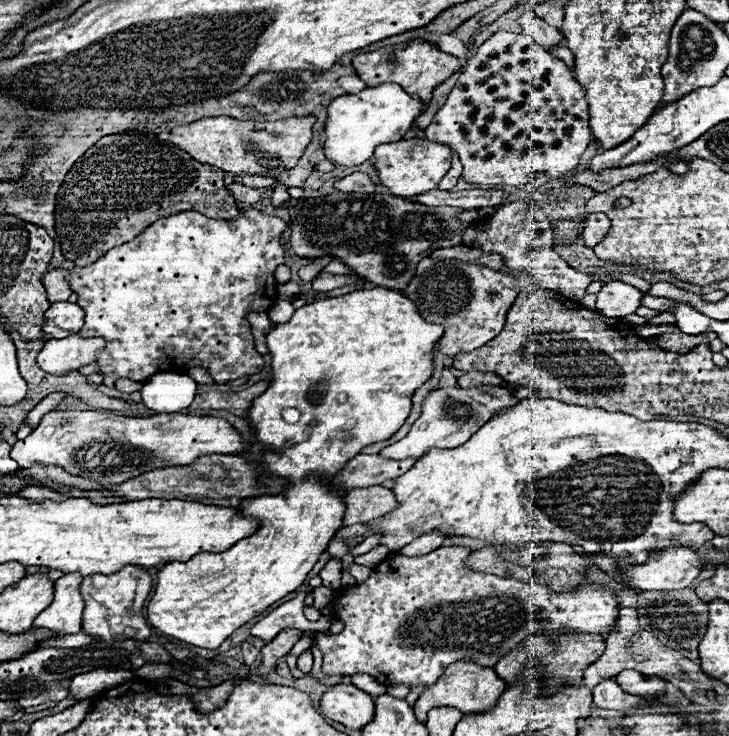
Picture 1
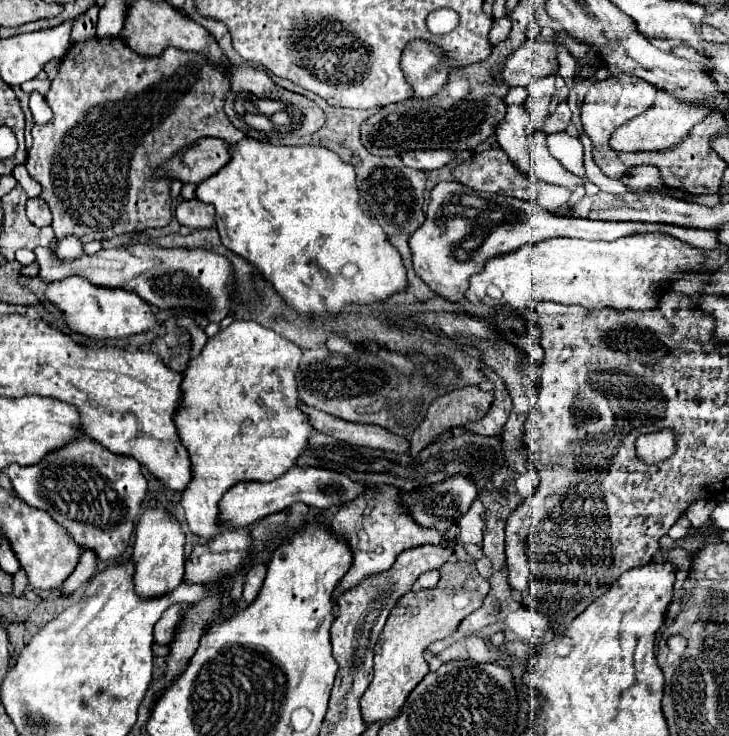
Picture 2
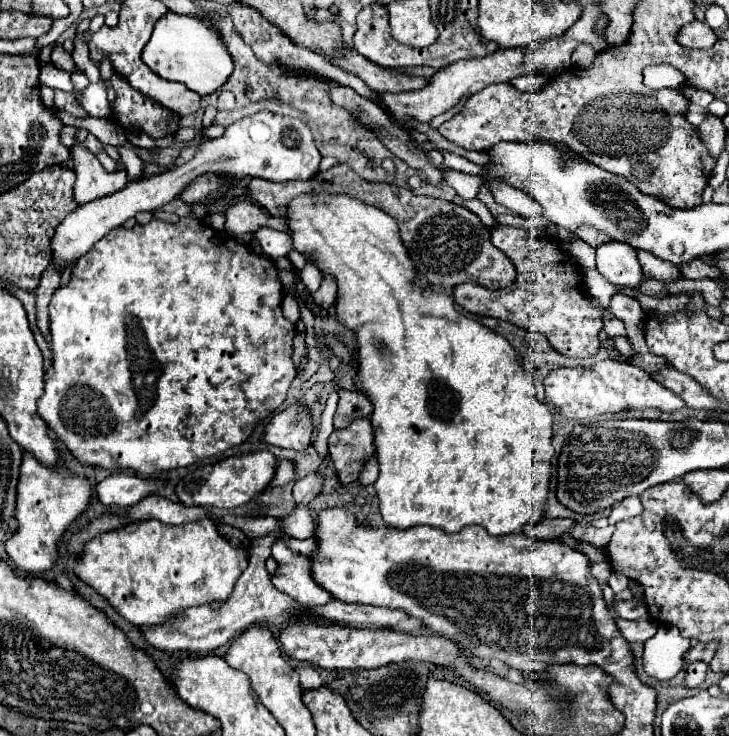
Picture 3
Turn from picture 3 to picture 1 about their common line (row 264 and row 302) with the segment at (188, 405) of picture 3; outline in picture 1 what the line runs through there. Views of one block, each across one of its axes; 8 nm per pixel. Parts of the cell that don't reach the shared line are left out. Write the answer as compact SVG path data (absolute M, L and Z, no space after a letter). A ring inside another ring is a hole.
M254 208L240 210L240 216L234 218L234 220L206 218L200 212L188 210L188 212L180 212L180 214L156 220L142 234L138 234L134 240L110 248L104 256L100 256L90 266L84 266L84 268L72 266L72 268L68 268L68 272L70 272L68 274L70 288L78 296L76 304L86 314L86 318L84 318L86 322L84 322L82 330L78 332L78 336L84 336L84 338L104 338L106 340L106 350L96 354L98 374L104 376L104 384L110 386L110 388L116 388L116 380L120 380L120 378L128 378L132 382L146 382L150 376L154 376L158 372L178 372L178 374L182 374L182 372L188 372L190 368L204 368L204 370L208 370L208 374L212 376L212 380L216 384L224 384L224 382L230 382L230 380L238 380L242 376L252 376L252 374L262 372L264 358L262 358L262 354L258 354L254 350L254 338L252 338L252 332L250 332L248 314L250 312L268 312L276 304L278 284L276 284L276 278L274 278L274 270L276 270L276 266L284 264L284 256L286 254L284 254L284 248L280 244L280 236L286 230L286 226L288 224L282 218L262 214L260 210L254 210Z

